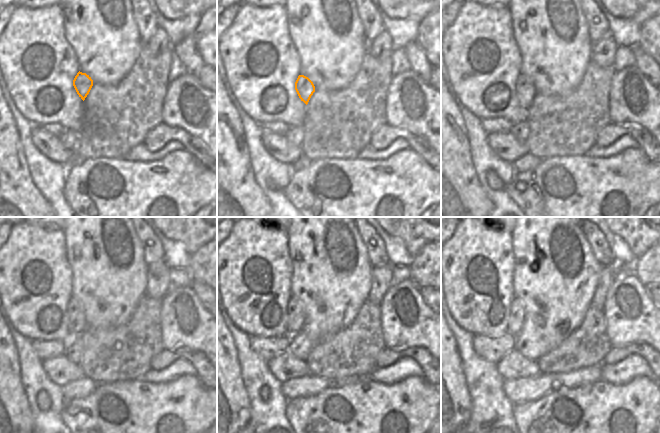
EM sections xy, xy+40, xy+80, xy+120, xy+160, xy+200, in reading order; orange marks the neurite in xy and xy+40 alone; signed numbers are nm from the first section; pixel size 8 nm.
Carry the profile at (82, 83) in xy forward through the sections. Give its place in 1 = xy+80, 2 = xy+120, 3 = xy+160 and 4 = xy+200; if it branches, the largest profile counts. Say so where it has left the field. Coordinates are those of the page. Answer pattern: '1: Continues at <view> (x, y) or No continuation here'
1: Continues at xy+80 (524, 87)
2: Continues at xy+120 (75, 316)
3: Continues at xy+160 (295, 314)
4: Continues at xy+200 (517, 312)

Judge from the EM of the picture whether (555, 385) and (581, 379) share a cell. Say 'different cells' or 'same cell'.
same cell

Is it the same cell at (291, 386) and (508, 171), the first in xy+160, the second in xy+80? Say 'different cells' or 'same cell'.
different cells

